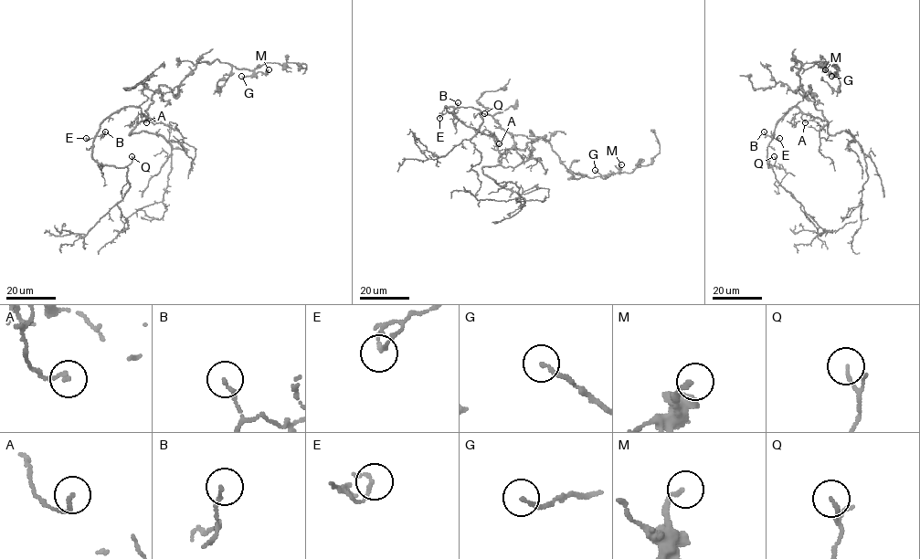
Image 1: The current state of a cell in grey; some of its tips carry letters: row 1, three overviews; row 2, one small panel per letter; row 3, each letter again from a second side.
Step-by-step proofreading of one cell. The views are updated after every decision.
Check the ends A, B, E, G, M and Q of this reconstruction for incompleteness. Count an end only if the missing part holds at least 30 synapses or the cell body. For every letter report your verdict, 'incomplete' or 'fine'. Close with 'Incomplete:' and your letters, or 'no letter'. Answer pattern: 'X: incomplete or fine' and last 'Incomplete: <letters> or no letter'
A: fine
B: fine
E: fine
G: fine
M: fine
Q: fine
Incomplete: no letter

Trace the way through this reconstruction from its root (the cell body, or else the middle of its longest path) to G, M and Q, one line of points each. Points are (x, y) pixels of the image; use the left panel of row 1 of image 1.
G: (147, 118), (159, 87), (166, 85), (176, 98), (197, 63), (218, 59), (253, 70), (241, 76)
M: (147, 118), (159, 87), (166, 85), (176, 98), (197, 63), (218, 59), (239, 69), (269, 69)
Q: (147, 118), (139, 107), (124, 107), (100, 126), (93, 142), (95, 160), (126, 167), (132, 156)

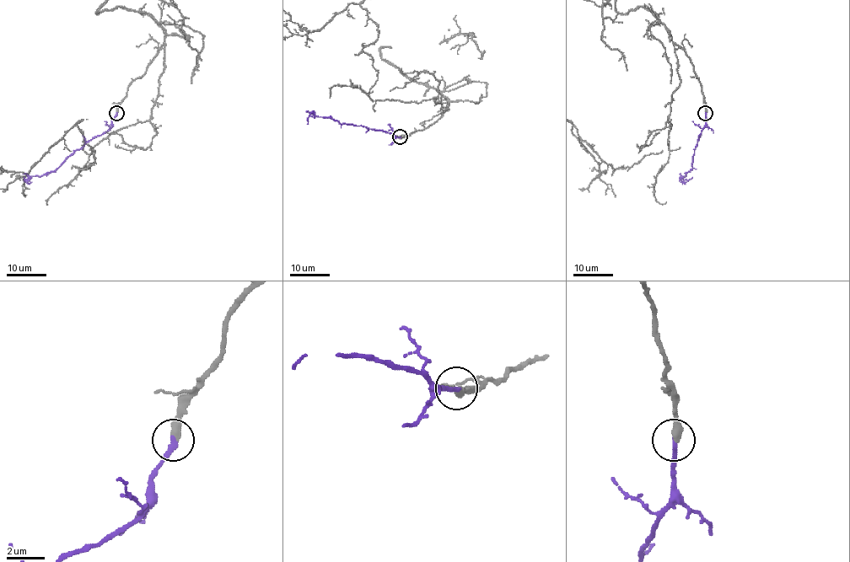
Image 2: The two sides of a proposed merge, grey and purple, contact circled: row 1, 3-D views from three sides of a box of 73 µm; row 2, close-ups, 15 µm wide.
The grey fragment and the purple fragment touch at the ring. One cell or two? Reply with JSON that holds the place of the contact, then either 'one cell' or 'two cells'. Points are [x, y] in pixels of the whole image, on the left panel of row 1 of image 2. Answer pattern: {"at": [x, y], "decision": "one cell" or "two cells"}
{"at": [116, 113], "decision": "one cell"}

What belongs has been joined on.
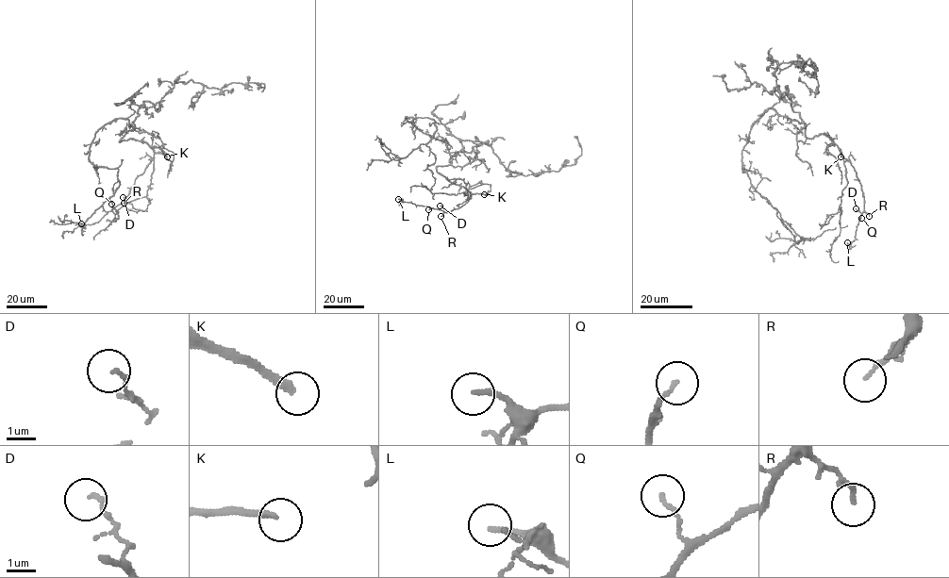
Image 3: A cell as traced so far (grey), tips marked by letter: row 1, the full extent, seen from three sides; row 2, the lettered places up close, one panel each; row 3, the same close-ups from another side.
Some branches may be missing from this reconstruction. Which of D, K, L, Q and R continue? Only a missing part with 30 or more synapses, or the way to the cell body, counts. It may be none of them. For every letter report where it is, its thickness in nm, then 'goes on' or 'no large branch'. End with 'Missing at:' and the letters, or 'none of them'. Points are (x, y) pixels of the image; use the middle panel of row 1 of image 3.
D: (440, 206) | 120 nm | no large branch
K: (484, 194) | 220 nm | goes on
L: (398, 199) | 180 nm | no large branch
Q: (428, 209) | 130 nm | no large branch
R: (441, 216) | 140 nm | no large branch
Missing at: K

